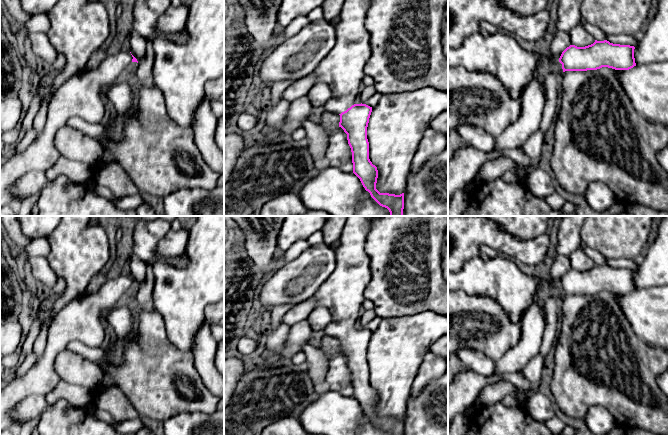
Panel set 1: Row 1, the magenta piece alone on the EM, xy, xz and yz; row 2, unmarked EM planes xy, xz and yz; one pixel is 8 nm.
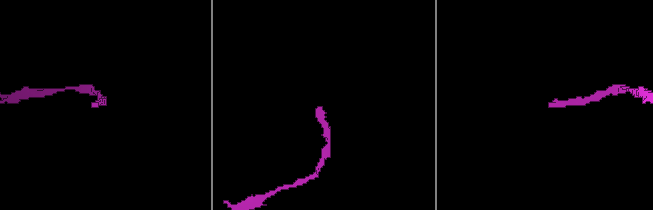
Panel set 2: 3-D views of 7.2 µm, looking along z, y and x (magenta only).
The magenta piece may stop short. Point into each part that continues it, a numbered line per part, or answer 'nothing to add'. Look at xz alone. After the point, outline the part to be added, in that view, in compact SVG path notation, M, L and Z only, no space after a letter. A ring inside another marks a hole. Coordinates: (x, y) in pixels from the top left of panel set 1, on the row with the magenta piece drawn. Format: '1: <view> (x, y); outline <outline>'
1: xz (342, 69); outline M345 0L335 28L335 44L316 66L317 82L326 83L332 97L324 104L327 112L341 114L358 100L364 67L371 56L370 34L365 19L370 0Z

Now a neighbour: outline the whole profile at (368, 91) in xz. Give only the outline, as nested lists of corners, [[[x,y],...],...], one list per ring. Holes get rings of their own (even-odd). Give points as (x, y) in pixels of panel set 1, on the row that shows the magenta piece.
[[[365,86],[364,89],[359,93],[358,100],[365,104],[365,102],[376,93],[374,86]]]

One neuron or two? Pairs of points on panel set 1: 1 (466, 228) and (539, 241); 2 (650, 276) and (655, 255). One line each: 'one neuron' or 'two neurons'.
1: one neuron
2: one neuron

